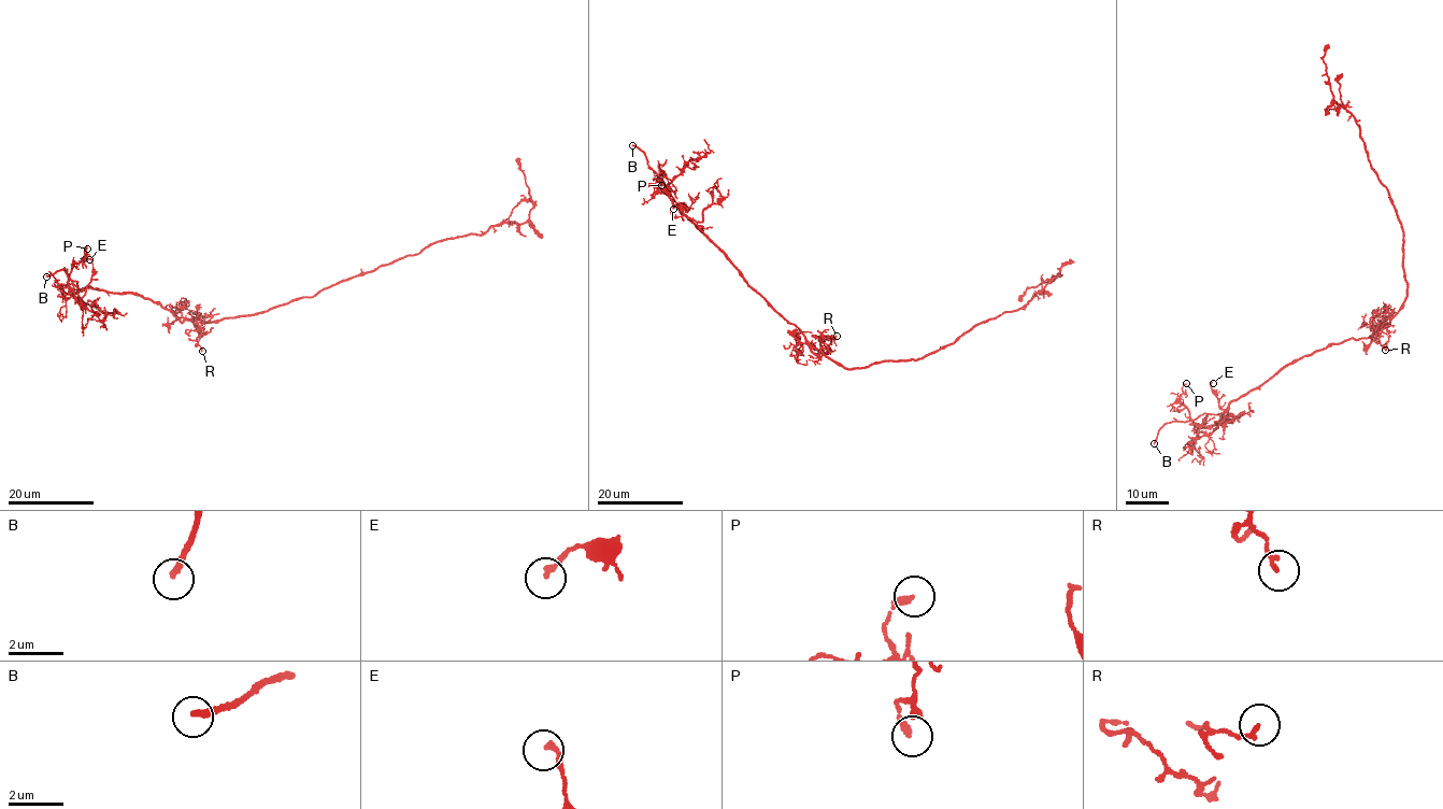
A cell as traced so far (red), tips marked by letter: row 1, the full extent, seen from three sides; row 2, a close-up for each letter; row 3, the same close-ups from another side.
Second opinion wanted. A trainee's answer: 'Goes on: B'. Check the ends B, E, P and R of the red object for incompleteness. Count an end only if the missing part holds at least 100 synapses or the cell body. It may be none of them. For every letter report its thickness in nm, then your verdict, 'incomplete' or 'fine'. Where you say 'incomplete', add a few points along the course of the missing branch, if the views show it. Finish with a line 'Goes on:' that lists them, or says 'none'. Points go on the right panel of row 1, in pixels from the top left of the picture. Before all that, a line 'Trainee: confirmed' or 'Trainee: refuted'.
Trainee: confirmed
B: calibre 220 nm; incomplete; course (1154, 443), (1161, 463), (1182, 476), (1181, 482)
E: calibre 190 nm; fine
P: calibre 240 nm; fine
R: calibre 150 nm; fine
Goes on: B

